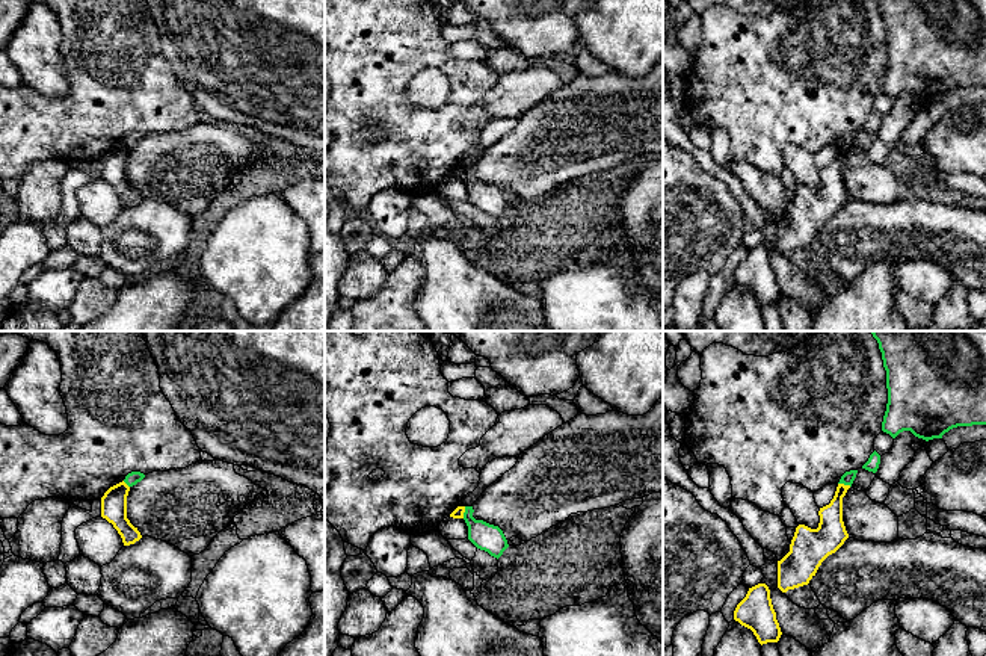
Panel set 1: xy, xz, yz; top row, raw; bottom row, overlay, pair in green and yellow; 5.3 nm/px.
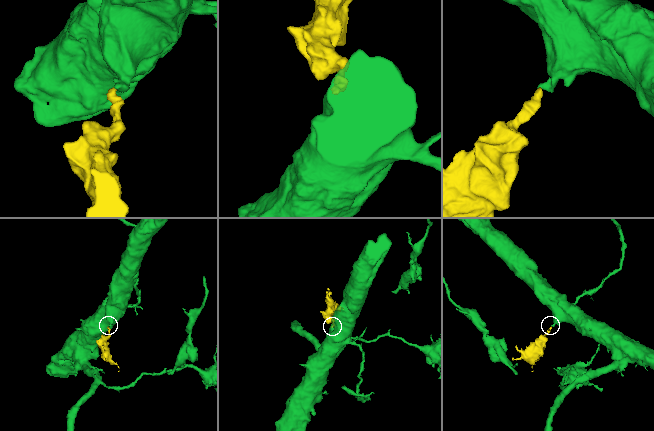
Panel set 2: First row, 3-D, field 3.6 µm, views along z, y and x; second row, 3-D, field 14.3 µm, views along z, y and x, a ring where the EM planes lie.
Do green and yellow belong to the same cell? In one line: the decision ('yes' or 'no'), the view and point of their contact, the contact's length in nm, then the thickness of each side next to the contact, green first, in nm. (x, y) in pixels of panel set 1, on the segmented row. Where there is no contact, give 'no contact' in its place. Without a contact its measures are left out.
no; meets green in yz at (844, 484); contact 70 nm long; 70 nm thick on the green side, 140 nm on the other

